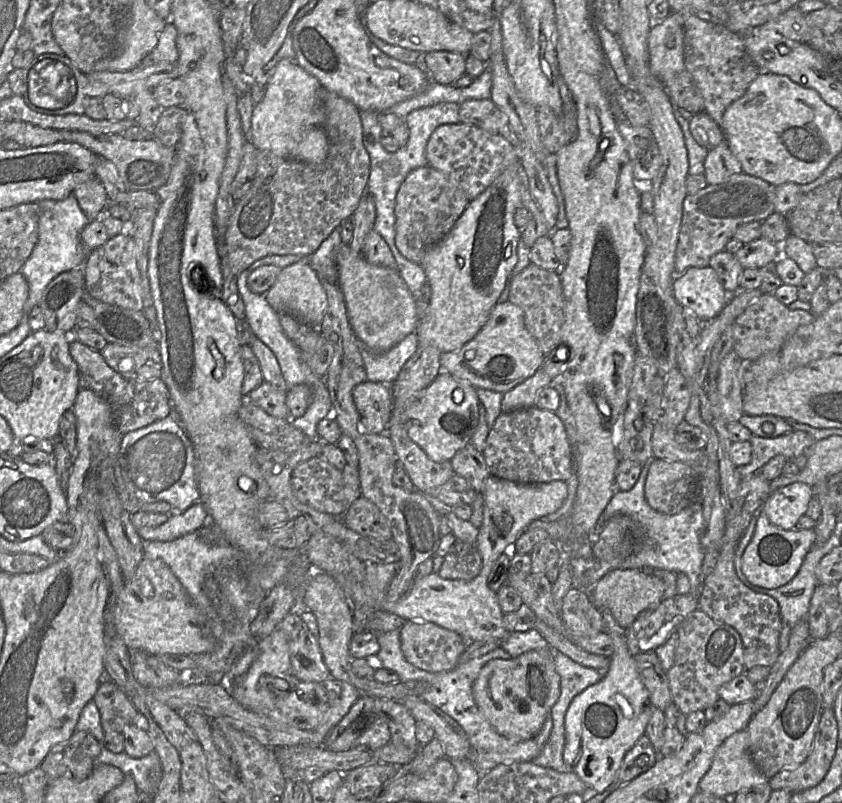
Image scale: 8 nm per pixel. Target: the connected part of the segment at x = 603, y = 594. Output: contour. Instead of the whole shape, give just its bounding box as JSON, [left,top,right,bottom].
[586,568,664,630]

